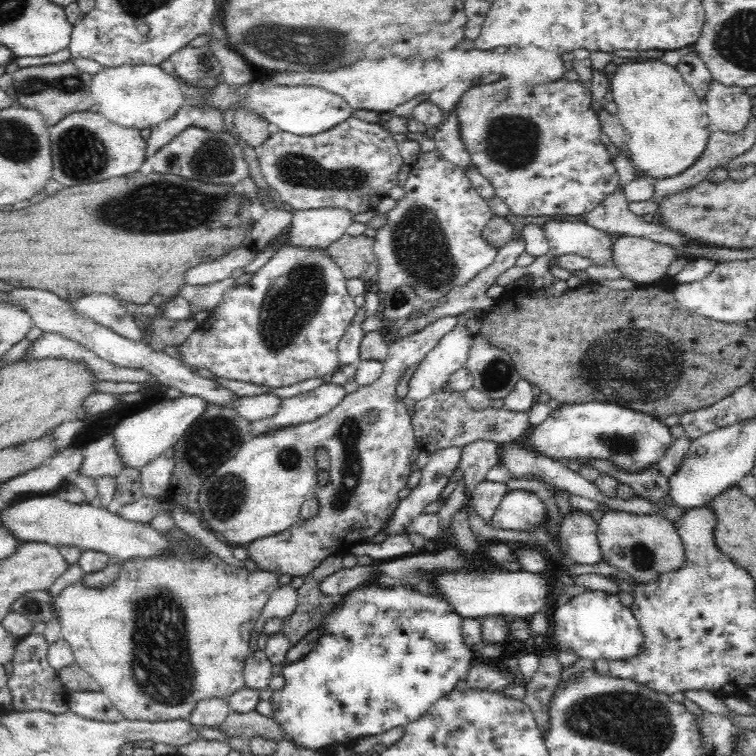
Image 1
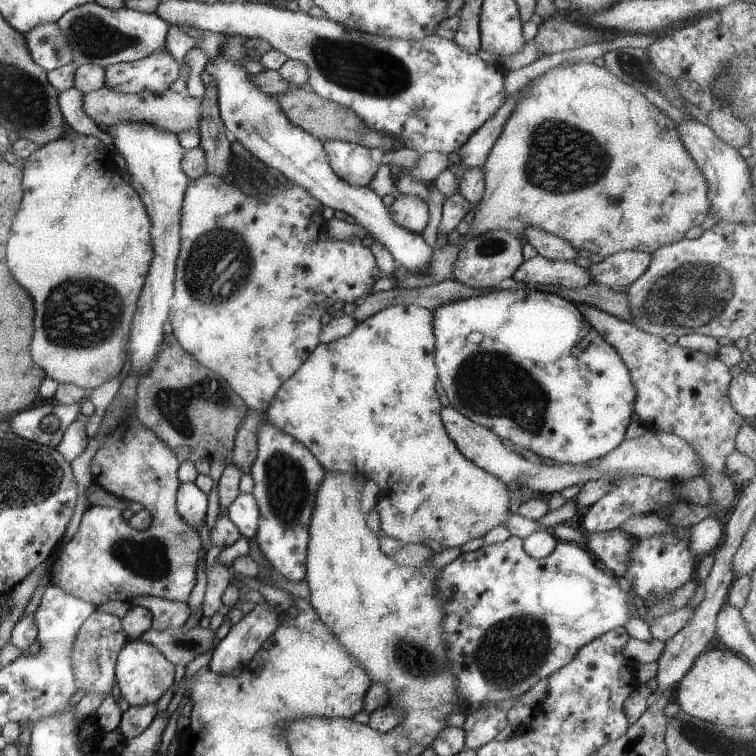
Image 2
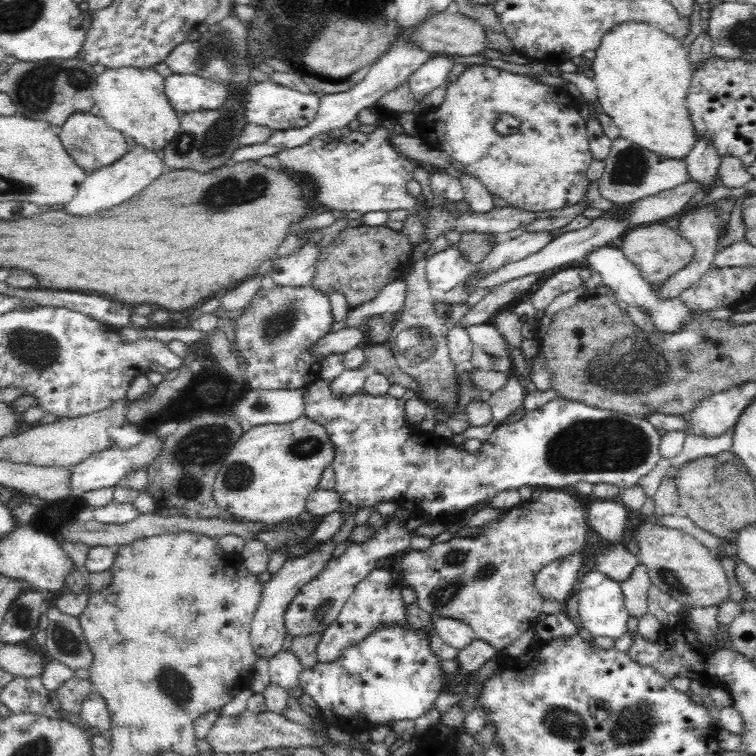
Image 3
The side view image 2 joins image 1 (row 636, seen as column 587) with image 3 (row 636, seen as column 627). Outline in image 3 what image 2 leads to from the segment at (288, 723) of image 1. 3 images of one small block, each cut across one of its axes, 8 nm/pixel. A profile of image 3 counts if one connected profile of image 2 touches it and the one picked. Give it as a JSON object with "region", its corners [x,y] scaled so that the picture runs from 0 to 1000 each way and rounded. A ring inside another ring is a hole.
{"region":[[[544,831],[507,832],[479,851],[462,856],[447,874],[434,878],[422,876],[415,885],[402,885],[396,893],[398,911],[402,918],[411,921],[419,929],[429,952],[442,962],[488,966],[509,960],[515,952],[522,956],[532,951],[550,951],[573,937],[571,929],[593,902],[593,897],[582,889],[582,873],[573,868],[566,857],[565,839],[573,833],[567,831],[550,837]]]}

